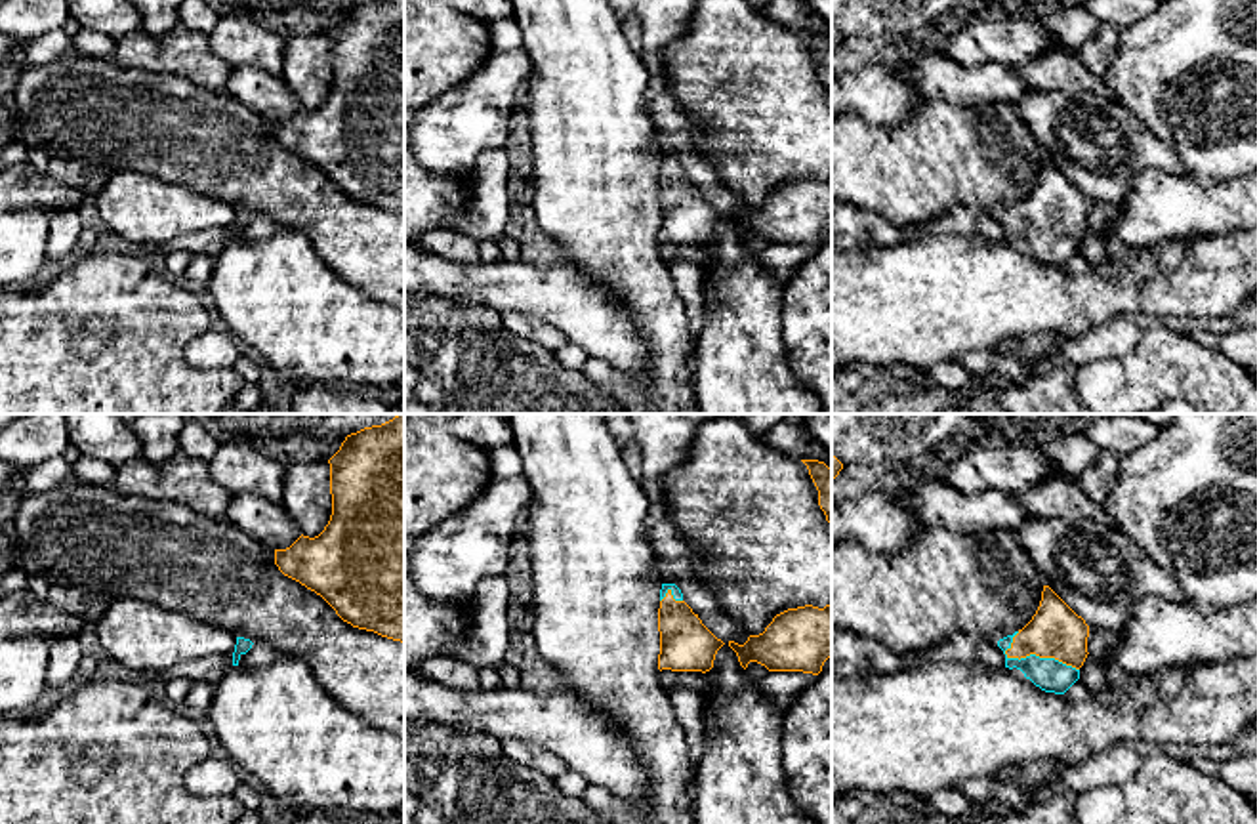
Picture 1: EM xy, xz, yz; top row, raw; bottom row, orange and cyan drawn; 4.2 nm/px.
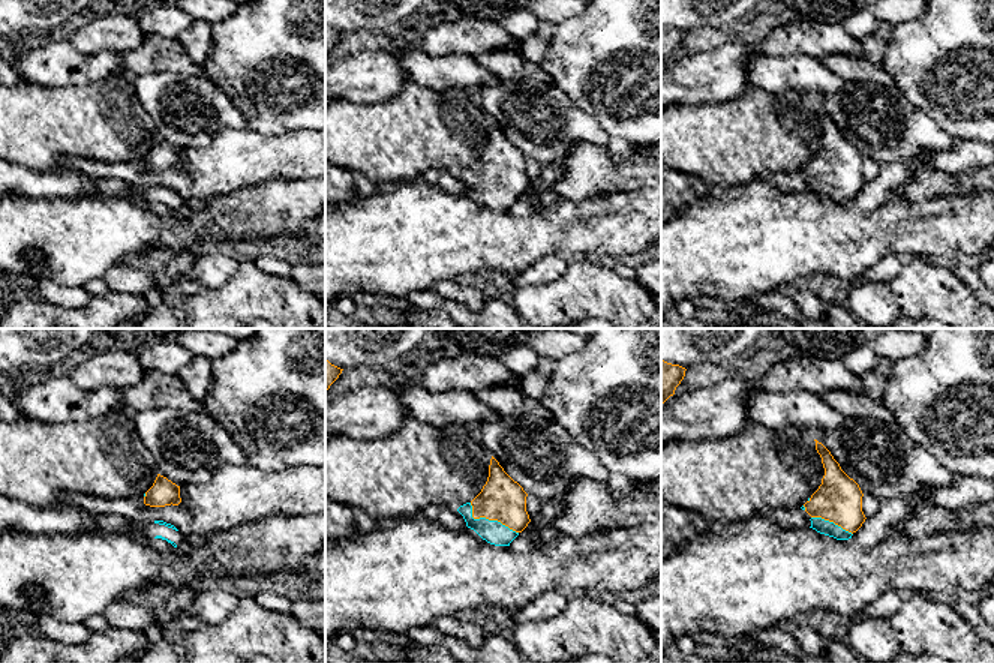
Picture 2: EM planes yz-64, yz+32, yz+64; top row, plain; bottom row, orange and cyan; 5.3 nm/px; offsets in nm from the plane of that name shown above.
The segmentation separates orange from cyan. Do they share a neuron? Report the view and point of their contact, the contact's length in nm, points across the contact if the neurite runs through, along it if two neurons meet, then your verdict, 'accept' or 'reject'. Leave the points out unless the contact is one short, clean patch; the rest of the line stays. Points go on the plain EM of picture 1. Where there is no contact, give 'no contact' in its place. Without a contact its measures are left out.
yz (1042, 229) | 340 nm | across yz (1055, 203), (1055, 214), (1042, 229), (1051, 239), (1051, 248) | accept

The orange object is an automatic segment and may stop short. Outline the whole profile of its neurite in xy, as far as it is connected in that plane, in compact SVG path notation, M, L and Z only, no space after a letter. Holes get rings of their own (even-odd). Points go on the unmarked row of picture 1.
M364 0L328 32L332 88L324 103L275 122L278 143L320 168L353 200L404 216L404 0Z

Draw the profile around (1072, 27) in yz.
M1083 6L1057 11L1040 21L1062 50L1078 52L1101 27L1101 21Z

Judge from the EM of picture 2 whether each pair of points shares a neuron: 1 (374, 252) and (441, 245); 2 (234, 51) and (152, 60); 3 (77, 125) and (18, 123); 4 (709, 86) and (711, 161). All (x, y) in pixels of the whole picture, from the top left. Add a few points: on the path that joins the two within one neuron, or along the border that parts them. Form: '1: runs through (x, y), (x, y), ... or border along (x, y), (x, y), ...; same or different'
1: runs through (390, 245), (425, 245); same
2: border along (201, 66), (204, 74); different
3: runs through (62, 123), (33, 123); same
4: border along (744, 93), (720, 102), (676, 104); different

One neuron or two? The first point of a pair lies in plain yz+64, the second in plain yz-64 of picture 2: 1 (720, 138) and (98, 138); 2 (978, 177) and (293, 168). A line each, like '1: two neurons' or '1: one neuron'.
1: one neuron
2: one neuron

